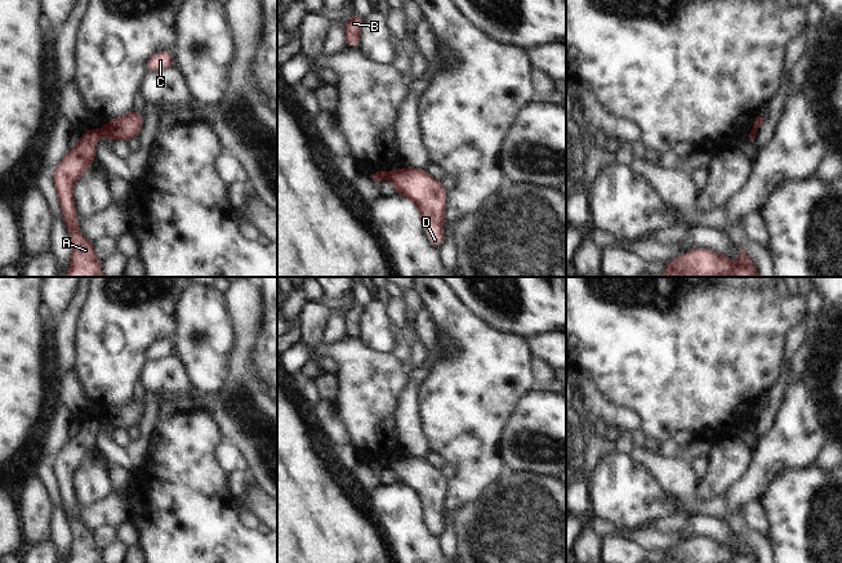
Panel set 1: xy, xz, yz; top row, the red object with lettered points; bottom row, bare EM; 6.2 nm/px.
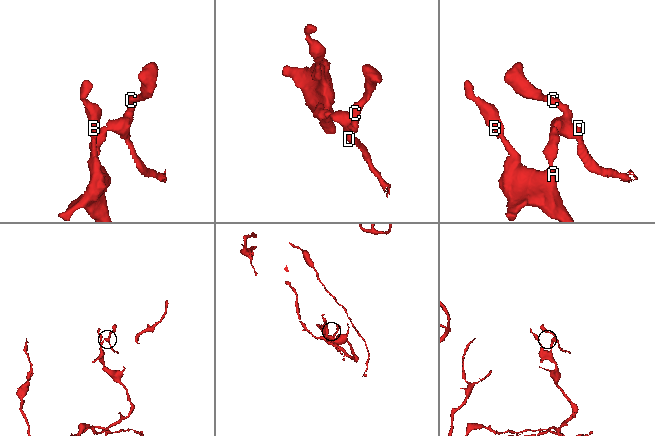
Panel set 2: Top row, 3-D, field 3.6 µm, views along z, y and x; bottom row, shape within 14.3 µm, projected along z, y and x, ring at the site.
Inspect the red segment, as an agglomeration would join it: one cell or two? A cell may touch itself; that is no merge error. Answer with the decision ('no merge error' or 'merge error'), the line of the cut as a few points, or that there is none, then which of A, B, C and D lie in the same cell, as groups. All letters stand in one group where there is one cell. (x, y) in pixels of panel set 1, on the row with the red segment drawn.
merge error; cut in xz along (386, 173), (387, 178); A B / C D

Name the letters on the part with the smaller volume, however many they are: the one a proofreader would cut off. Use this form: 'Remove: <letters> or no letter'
Remove: C, D

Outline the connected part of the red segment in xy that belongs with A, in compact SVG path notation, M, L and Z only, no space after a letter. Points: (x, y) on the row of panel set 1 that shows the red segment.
M88 128L80 138L80 143L68 149L64 158L50 174L59 198L64 224L73 246L66 277L103 277L103 269L95 254L94 243L88 241L79 231L72 195L75 183L88 171L95 160L95 144L98 139L98 131Z

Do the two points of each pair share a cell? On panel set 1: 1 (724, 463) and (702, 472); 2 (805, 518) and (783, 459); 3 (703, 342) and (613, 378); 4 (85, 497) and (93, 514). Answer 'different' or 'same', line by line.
1: different
2: different
3: same
4: different

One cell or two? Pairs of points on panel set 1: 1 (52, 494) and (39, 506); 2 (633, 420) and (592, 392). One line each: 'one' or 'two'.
1: two
2: one

